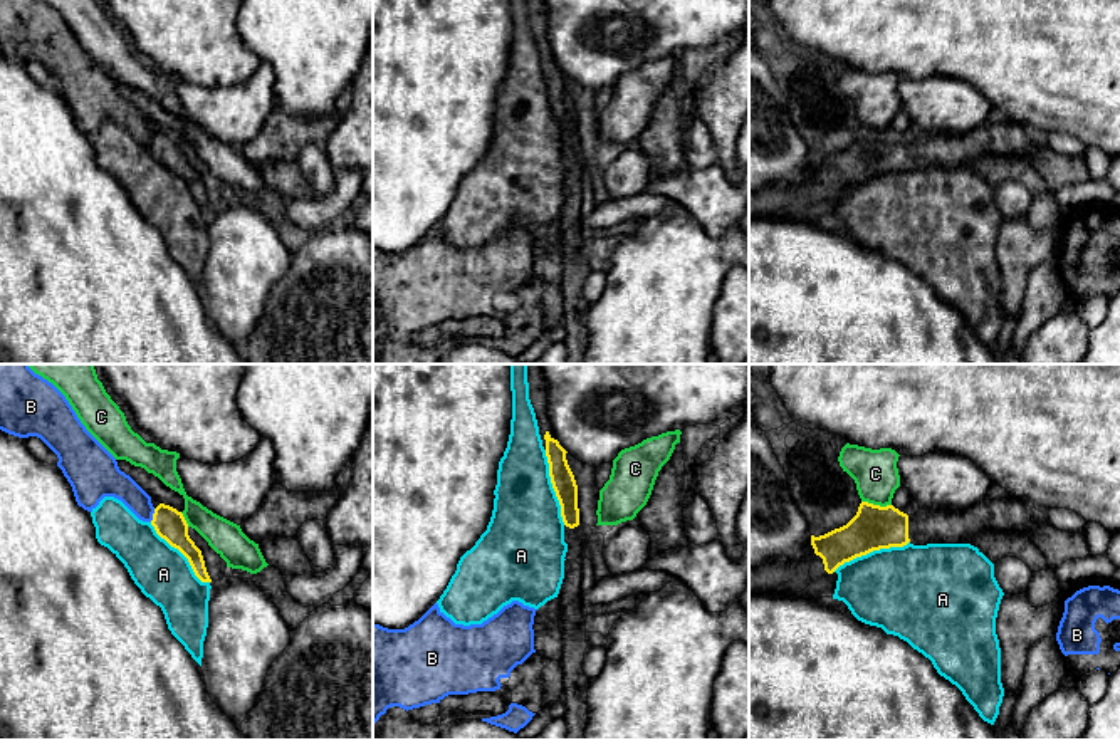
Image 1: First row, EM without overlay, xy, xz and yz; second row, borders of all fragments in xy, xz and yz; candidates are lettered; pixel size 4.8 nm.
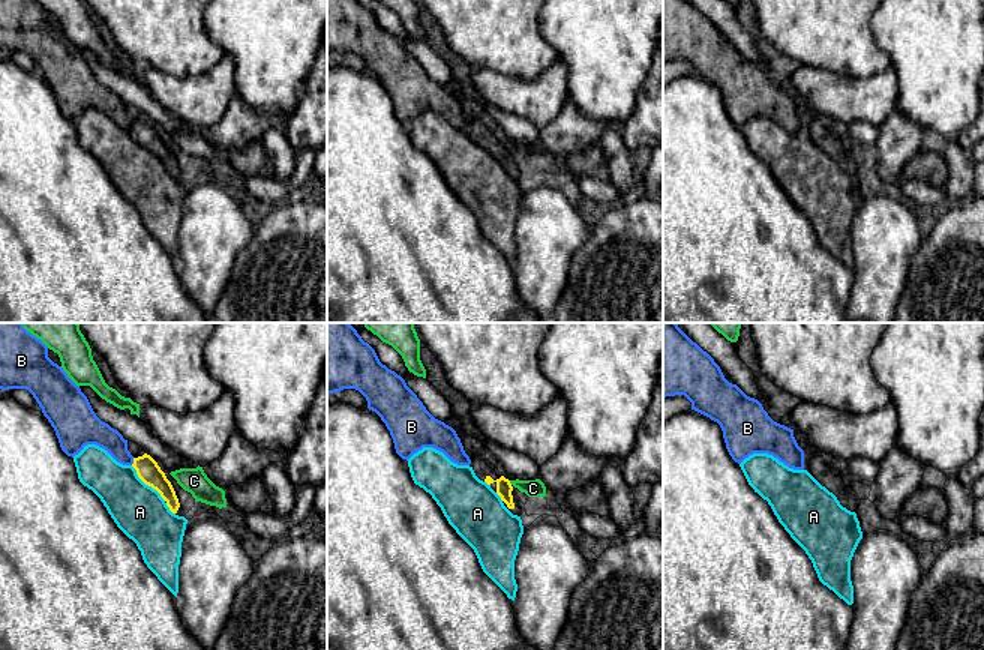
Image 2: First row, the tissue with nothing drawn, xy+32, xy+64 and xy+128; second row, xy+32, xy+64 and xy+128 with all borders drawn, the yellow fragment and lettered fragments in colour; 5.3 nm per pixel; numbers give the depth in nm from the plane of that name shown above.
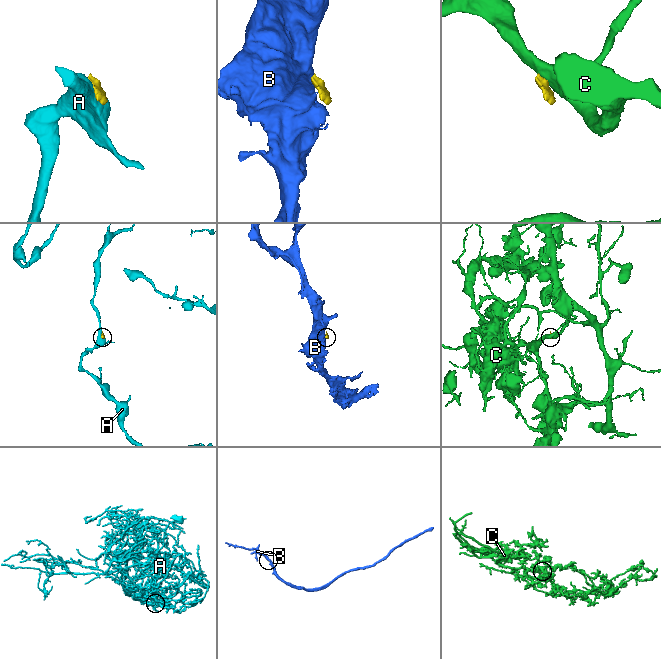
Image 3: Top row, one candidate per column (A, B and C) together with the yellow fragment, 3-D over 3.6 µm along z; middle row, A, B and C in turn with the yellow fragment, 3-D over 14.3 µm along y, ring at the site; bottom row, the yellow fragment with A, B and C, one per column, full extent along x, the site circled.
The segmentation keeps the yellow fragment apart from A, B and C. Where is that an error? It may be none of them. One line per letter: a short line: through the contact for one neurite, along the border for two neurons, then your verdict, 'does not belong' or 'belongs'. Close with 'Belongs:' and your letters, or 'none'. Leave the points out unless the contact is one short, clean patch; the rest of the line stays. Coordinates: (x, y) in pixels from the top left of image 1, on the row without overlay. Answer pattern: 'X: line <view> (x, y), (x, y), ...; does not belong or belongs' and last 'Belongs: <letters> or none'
A: does not belong
B: line xy (155, 133), (150, 145); does not belong
C: line yz (862, 125), (890, 130); does not belong
Belongs: none

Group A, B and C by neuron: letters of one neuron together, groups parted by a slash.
A / B / C

